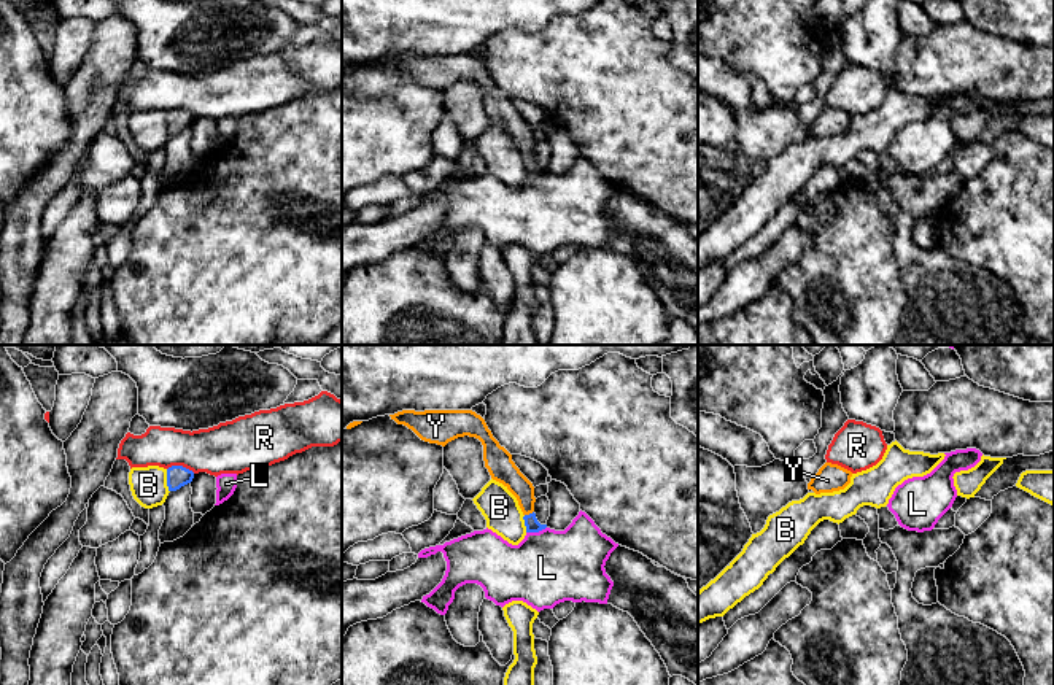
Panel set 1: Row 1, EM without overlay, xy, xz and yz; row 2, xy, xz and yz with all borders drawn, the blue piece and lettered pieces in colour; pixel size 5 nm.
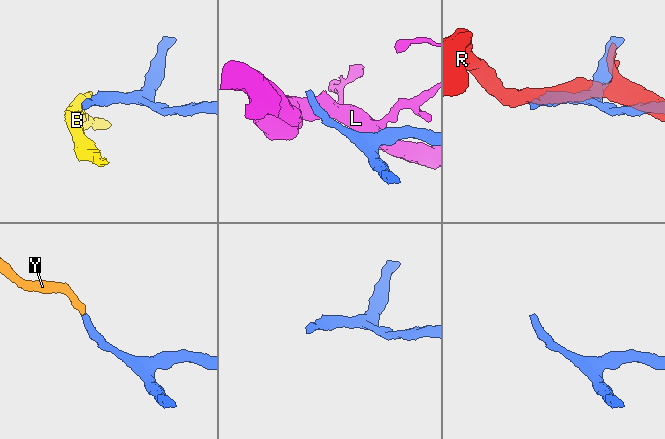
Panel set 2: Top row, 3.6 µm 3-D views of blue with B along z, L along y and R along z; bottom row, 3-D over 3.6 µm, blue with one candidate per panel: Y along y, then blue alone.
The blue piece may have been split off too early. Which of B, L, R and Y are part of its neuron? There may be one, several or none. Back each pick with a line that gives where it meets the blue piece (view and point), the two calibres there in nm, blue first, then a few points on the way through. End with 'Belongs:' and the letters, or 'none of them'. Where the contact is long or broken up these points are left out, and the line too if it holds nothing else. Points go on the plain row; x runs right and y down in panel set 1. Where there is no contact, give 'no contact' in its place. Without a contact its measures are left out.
Y: meets blue in xz at (530, 158); 70 nm thick on the blue side, 120 nm on the other; runs through xz (531, 167), (530, 158), (523, 134), (506, 116)
Belongs: Y

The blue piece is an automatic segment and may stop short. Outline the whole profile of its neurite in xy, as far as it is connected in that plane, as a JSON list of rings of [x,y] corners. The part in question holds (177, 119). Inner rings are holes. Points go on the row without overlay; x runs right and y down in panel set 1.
[[[172,110],[167,113],[167,130],[169,135],[176,135],[181,130],[191,127],[194,122],[194,116],[183,110]]]

